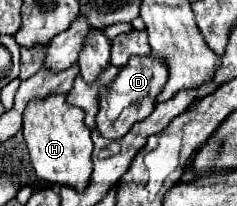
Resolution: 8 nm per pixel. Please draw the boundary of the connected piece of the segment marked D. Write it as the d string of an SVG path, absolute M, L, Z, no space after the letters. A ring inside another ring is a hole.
M130 57L128 63L118 71L116 79L100 91L100 109L96 115L96 129L106 139L120 139L124 137L136 121L146 119L156 105L156 95L162 91L168 79L168 69L160 59L146 59L146 57Z

